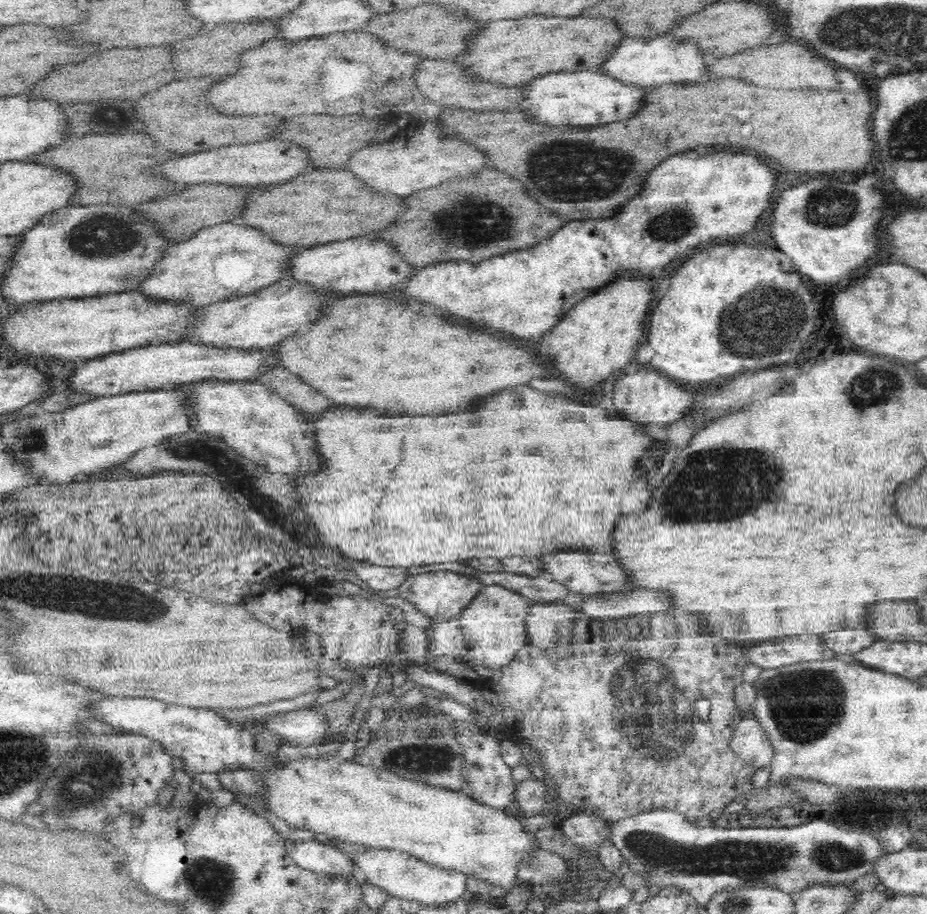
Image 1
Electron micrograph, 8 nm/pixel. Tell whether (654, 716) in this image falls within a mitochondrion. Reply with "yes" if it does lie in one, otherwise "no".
yes

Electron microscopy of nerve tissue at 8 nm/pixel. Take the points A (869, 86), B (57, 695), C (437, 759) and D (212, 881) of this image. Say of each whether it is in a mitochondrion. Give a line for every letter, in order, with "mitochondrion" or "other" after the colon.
A: other
B: other
C: mitochondrion
D: mitochondrion

